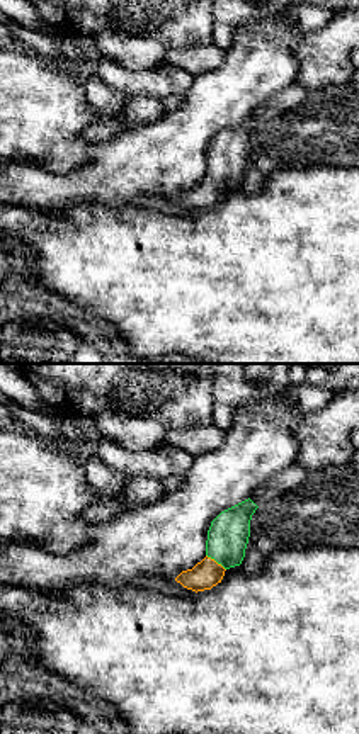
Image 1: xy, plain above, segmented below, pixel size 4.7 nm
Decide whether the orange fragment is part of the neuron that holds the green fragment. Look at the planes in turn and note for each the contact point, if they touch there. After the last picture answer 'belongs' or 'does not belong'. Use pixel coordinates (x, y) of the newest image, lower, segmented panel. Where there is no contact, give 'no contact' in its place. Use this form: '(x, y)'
(216, 561)

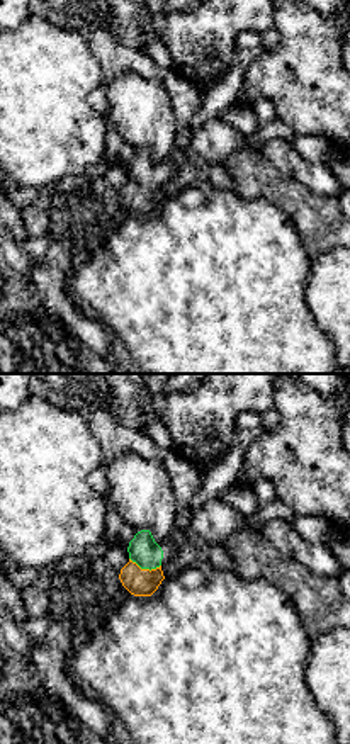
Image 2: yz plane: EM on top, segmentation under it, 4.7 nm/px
(145, 568)

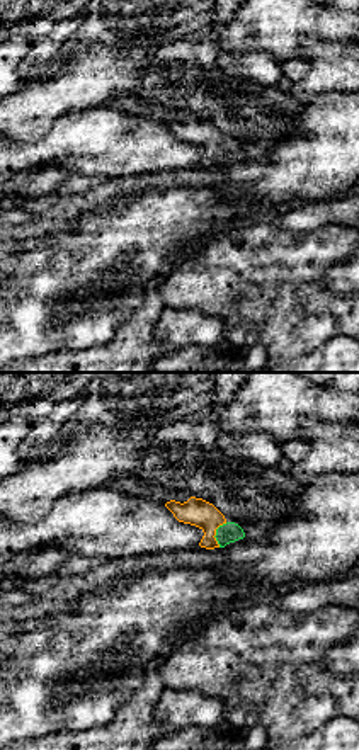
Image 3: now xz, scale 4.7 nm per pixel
(216, 533)

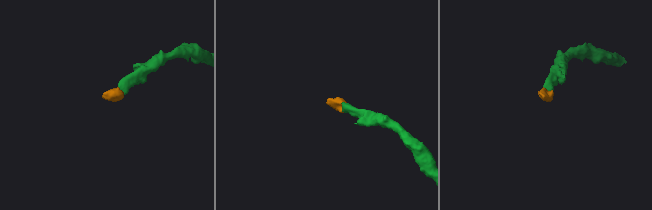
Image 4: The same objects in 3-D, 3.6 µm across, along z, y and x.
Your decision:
belongs

